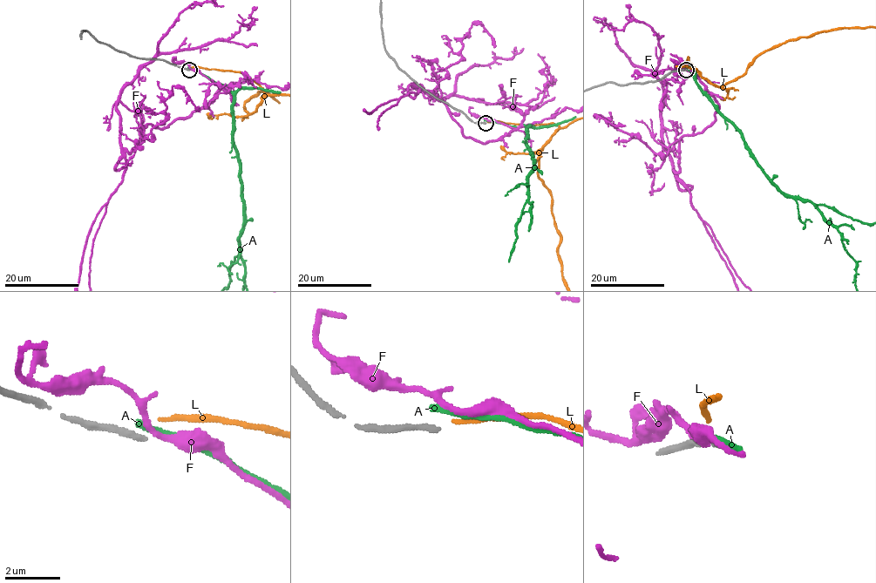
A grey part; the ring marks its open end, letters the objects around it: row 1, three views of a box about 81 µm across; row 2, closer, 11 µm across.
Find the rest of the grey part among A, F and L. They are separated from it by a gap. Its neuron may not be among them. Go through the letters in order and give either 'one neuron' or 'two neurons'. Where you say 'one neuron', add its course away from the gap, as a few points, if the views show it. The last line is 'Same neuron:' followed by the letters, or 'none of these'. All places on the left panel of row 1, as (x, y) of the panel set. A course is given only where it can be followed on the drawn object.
A: two neurons
F: two neurons
L: two neurons
Same neuron: none of these

